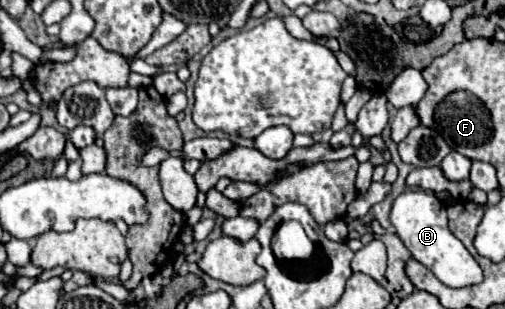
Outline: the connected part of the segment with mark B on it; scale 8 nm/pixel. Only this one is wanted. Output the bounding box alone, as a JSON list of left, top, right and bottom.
[390,191,482,287]

